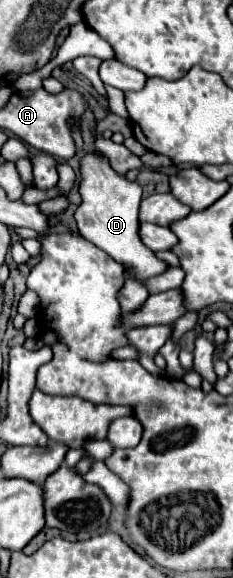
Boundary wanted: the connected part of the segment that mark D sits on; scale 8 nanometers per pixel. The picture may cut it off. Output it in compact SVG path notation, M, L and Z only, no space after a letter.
M98 151L82 153L80 157L80 195L82 203L76 209L74 217L78 223L78 231L84 239L106 251L112 259L132 269L132 277L148 279L166 269L166 263L154 257L150 249L140 243L138 237L138 209L142 199L142 187L136 181L128 181L124 175L118 175L108 157Z

